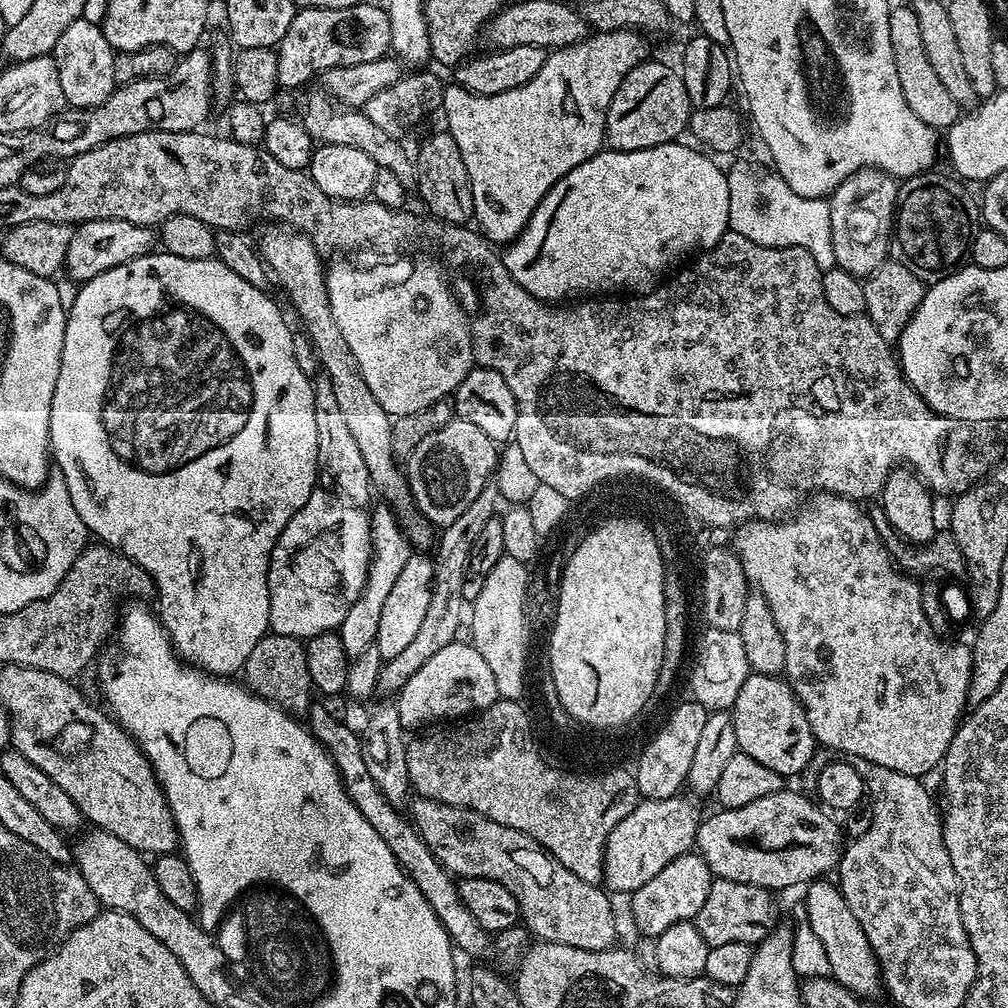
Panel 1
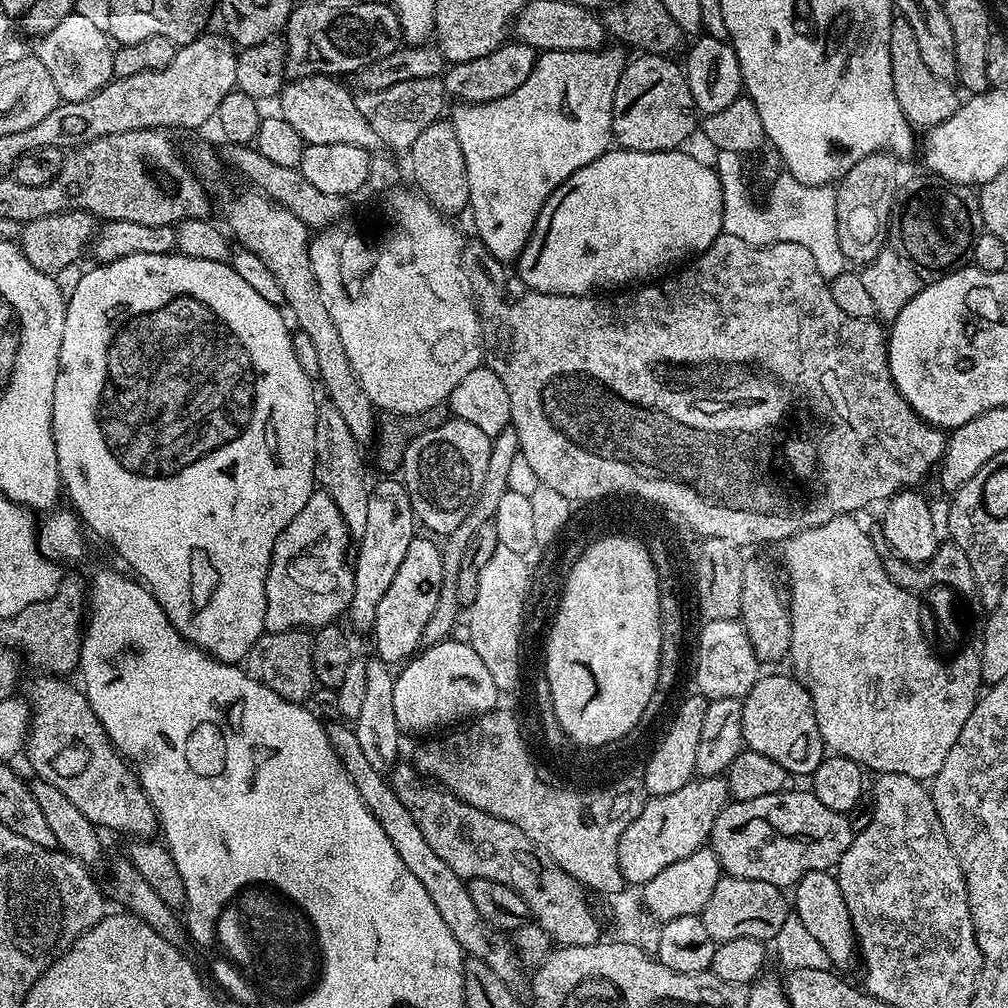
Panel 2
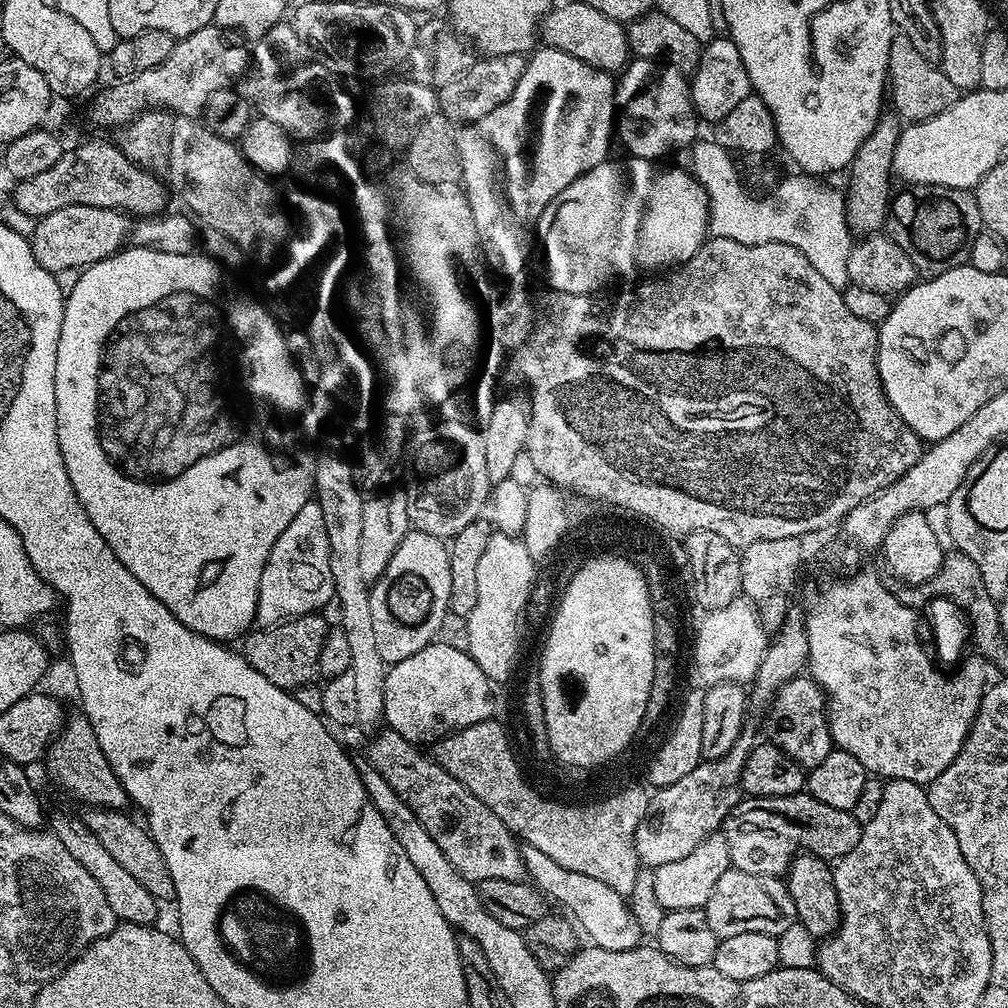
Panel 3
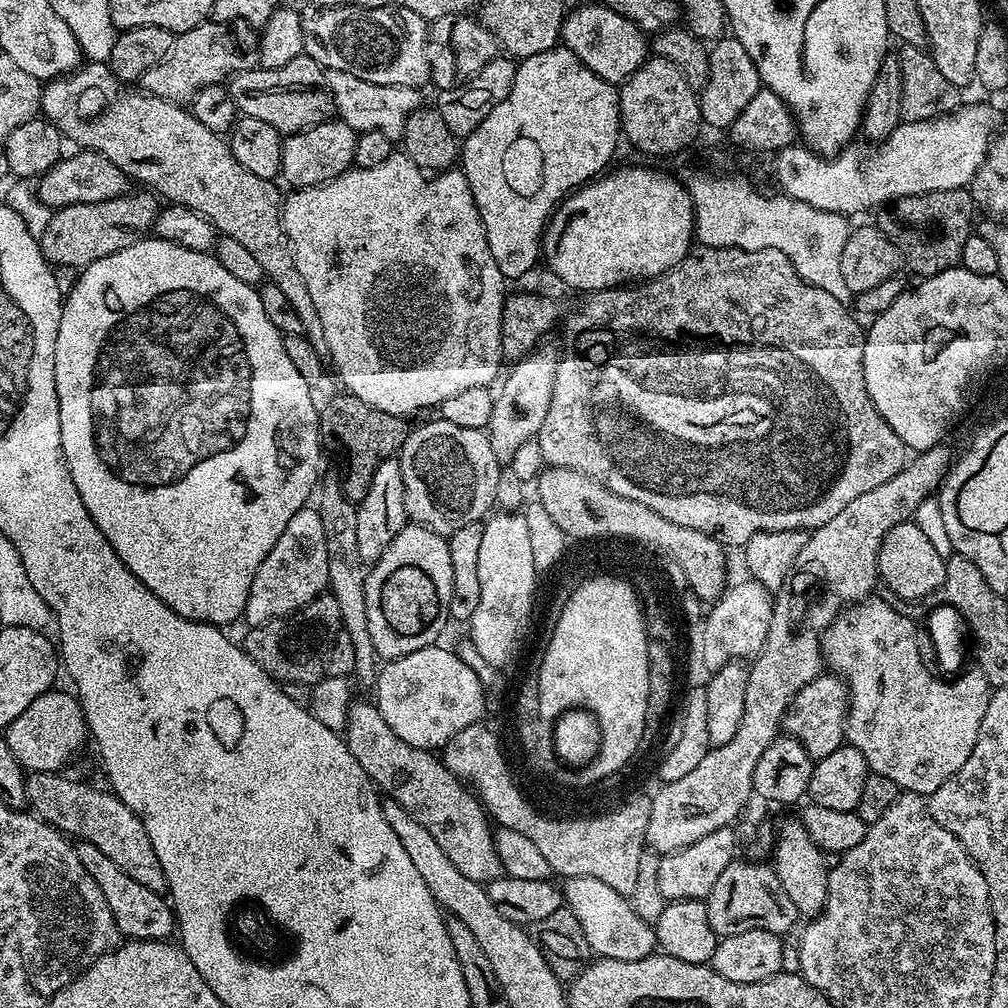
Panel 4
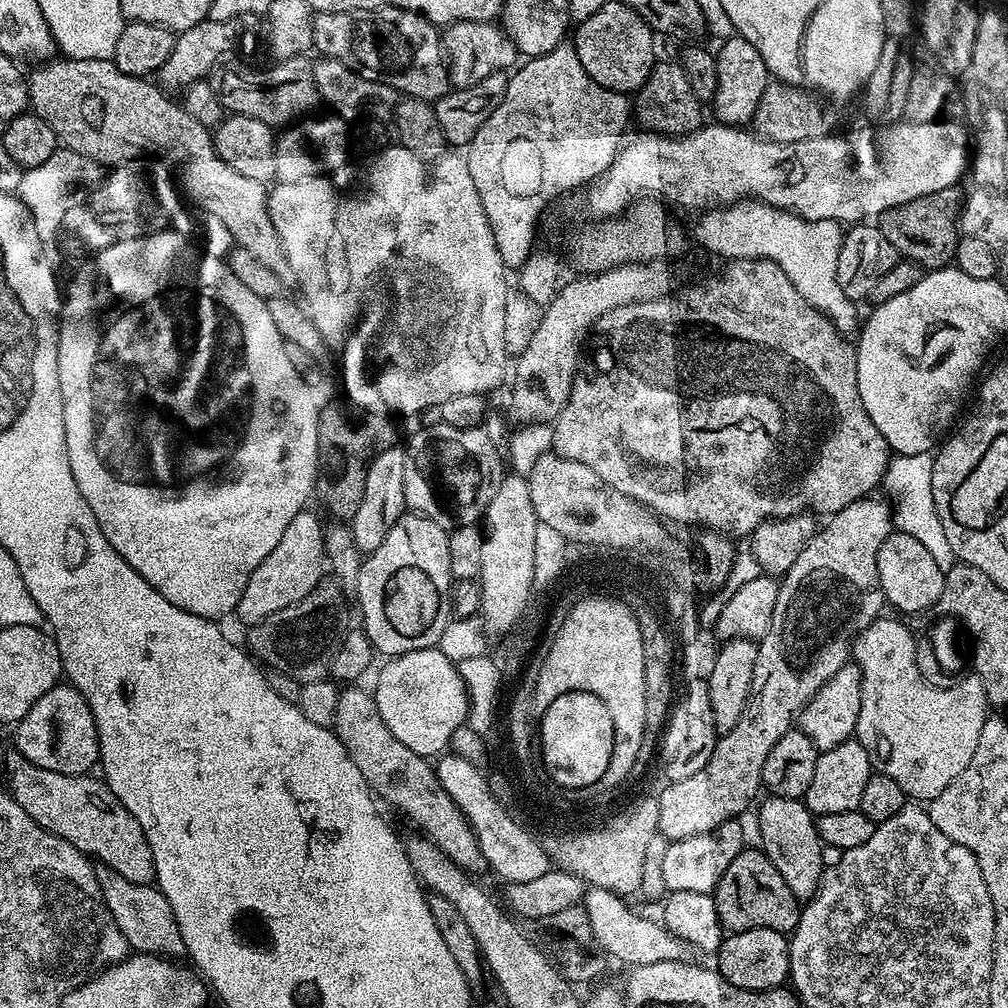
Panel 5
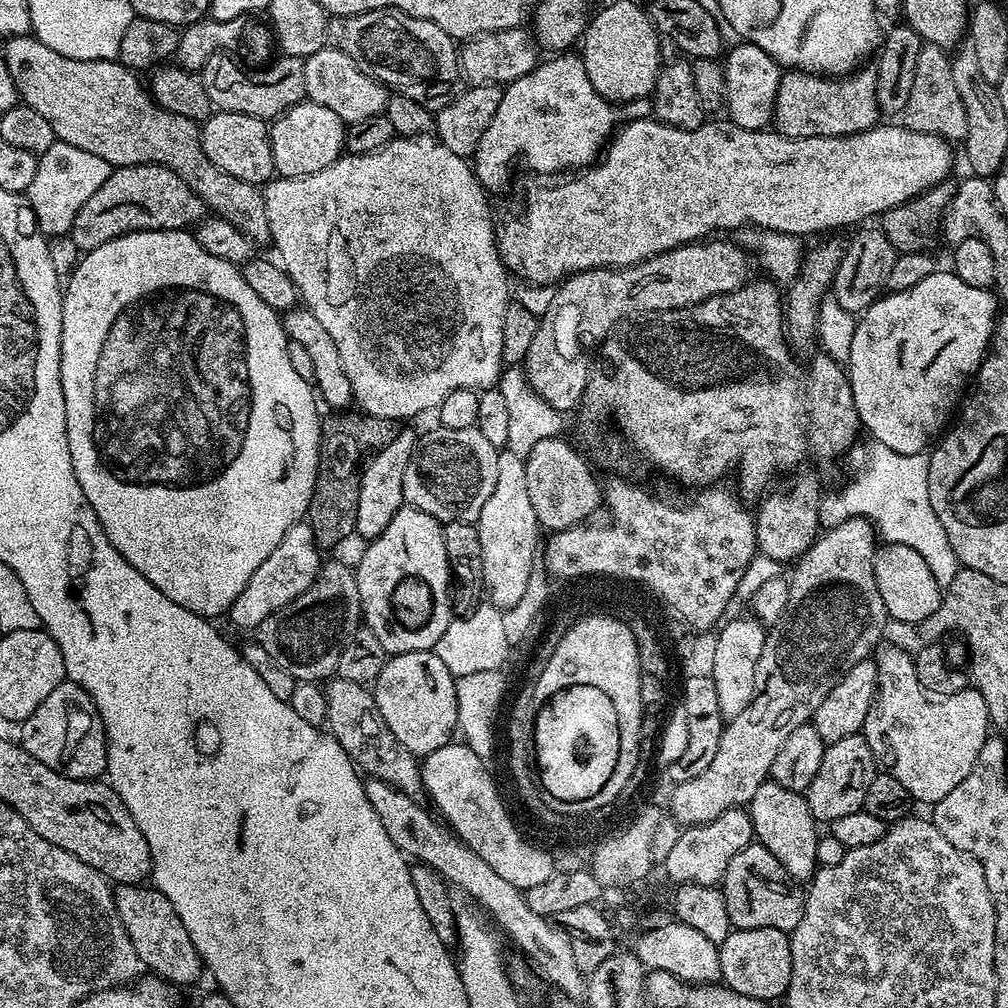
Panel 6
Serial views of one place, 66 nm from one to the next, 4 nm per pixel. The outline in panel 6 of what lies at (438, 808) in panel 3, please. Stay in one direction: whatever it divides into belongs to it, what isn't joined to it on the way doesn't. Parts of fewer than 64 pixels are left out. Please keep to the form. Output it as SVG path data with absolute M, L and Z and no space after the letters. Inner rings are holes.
M339 678L327 681L323 689L326 698L327 731L340 743L342 750L352 759L363 773L371 779L381 780L394 786L399 792L416 798L424 792L424 783L420 777L418 758L390 731L390 726L382 718L382 710L378 710L375 695L365 685L358 682L346 682Z

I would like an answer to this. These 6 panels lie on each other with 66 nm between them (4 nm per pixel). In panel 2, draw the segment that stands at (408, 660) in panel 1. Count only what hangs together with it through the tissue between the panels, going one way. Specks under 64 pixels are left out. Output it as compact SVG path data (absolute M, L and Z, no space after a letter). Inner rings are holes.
M506 427L500 431L497 436L491 437L490 462L486 462L486 478L482 482L482 490L470 510L470 514L453 532L447 533L445 544L442 544L440 557L442 558L442 590L438 594L438 606L434 608L434 614L430 616L430 622L426 622L426 630L420 639L421 645L427 646L437 644L443 640L449 639L453 635L452 627L456 624L456 619L461 619L462 609L458 602L458 569L462 567L462 554L470 546L474 534L478 534L482 522L493 519L495 510L498 508L498 502L508 491L507 475L514 458L520 455L520 443L518 434L512 427Z

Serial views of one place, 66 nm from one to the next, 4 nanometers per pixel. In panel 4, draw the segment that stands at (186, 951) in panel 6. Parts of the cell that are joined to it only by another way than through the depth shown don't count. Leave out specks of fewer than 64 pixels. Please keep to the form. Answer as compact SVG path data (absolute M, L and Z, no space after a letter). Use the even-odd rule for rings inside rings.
M81 840L75 845L78 862L82 862L86 874L98 882L98 890L102 890L102 898L106 898L106 906L110 906L110 914L114 914L114 922L118 926L121 937L130 940L168 940L177 927L172 905L161 893L146 890L139 882L134 882L130 874L118 870L98 846L88 840Z

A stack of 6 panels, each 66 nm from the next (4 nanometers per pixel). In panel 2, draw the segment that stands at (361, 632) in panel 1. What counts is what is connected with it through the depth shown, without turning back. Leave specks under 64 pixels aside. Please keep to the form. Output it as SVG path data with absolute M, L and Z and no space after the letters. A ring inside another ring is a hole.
M380 478L371 485L368 493L370 507L366 509L366 530L358 537L360 549L354 552L354 590L352 601L346 613L358 627L371 629L374 618L378 614L378 602L382 602L382 594L394 582L394 574L398 574L398 566L402 566L402 558L406 558L406 550L410 550L410 542L417 535L417 521L414 519L412 503L403 483L396 478Z

